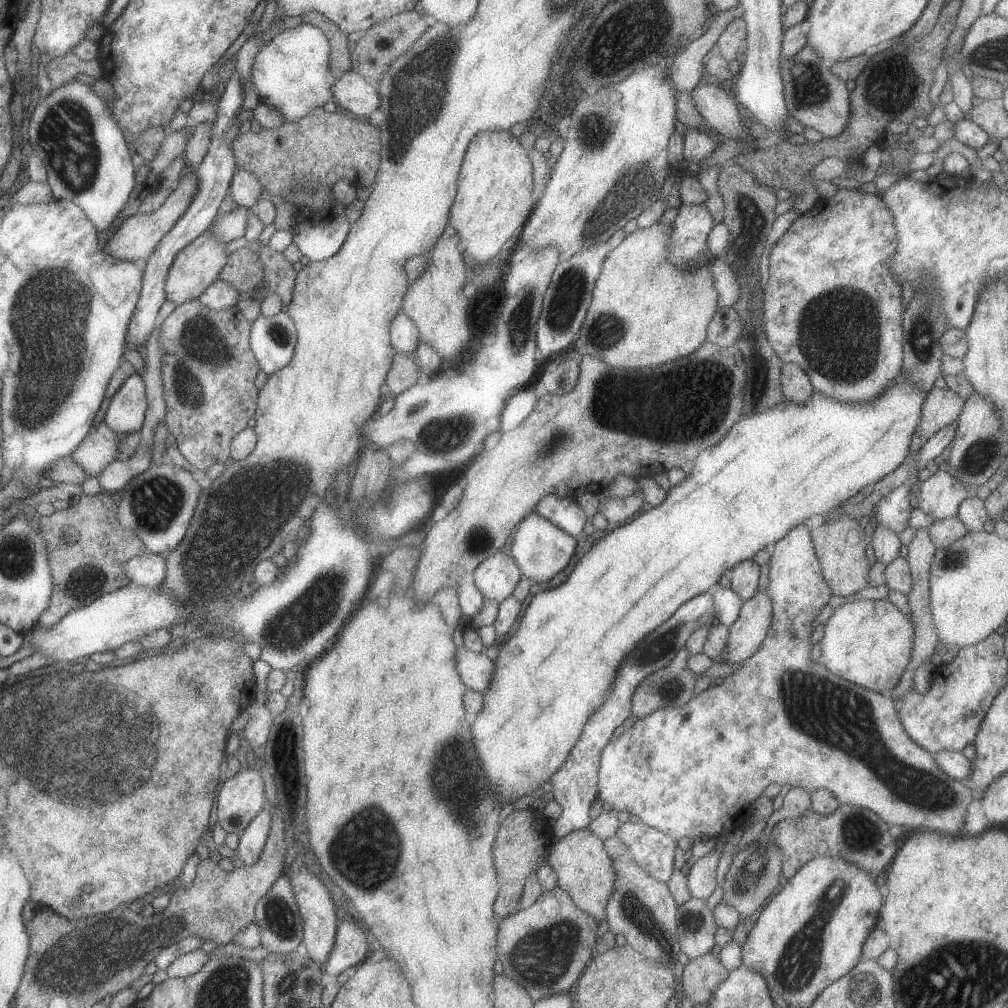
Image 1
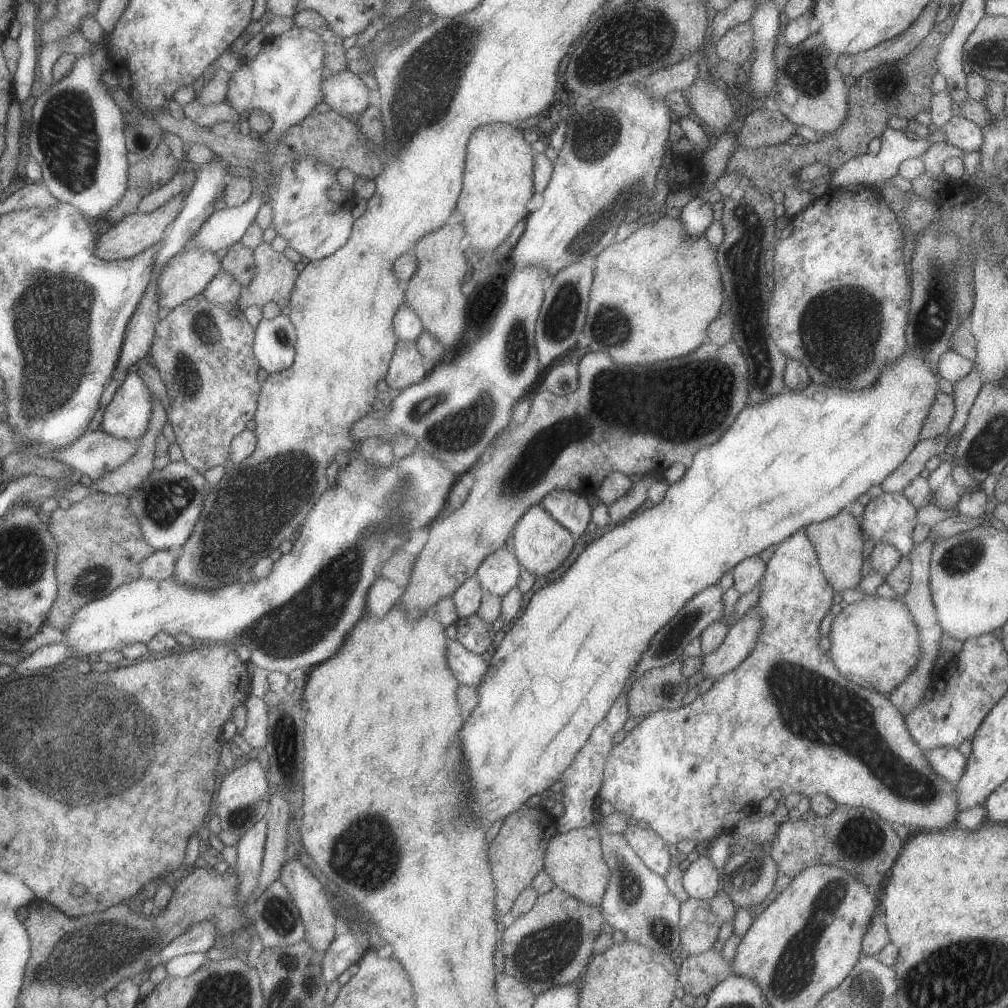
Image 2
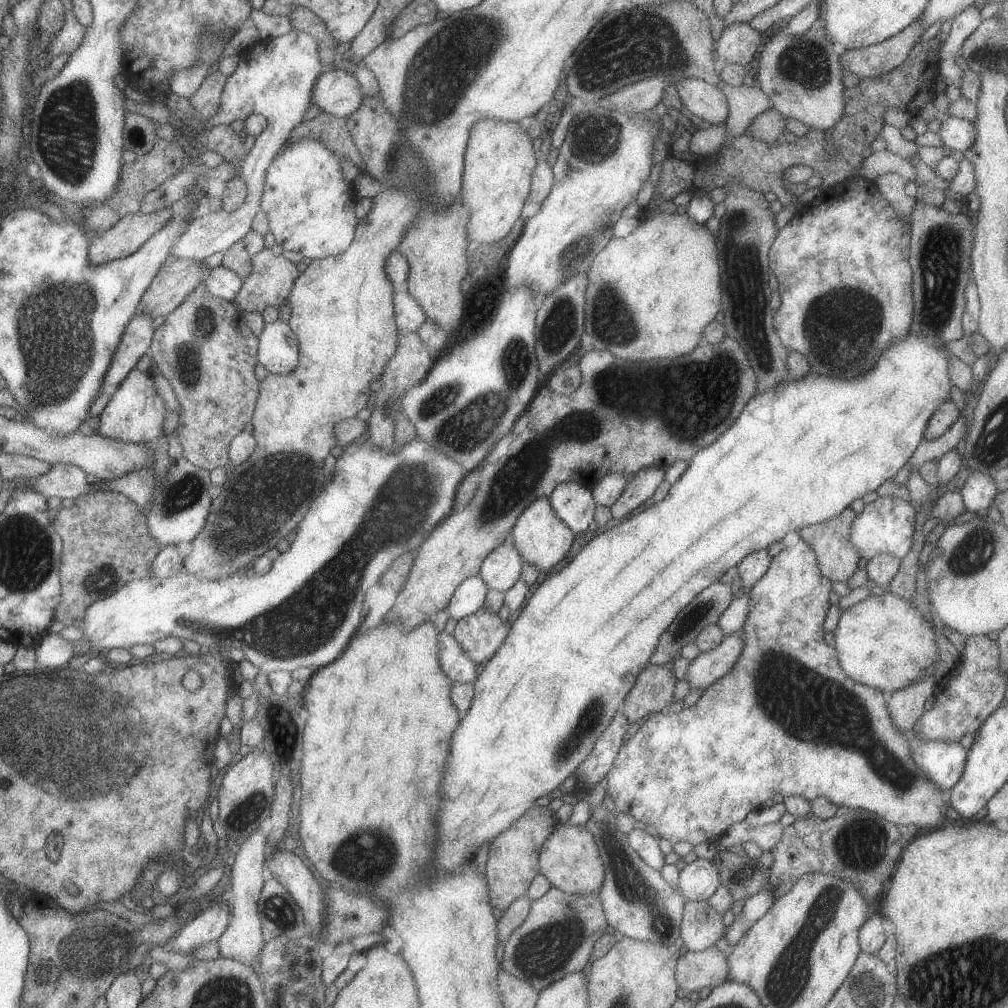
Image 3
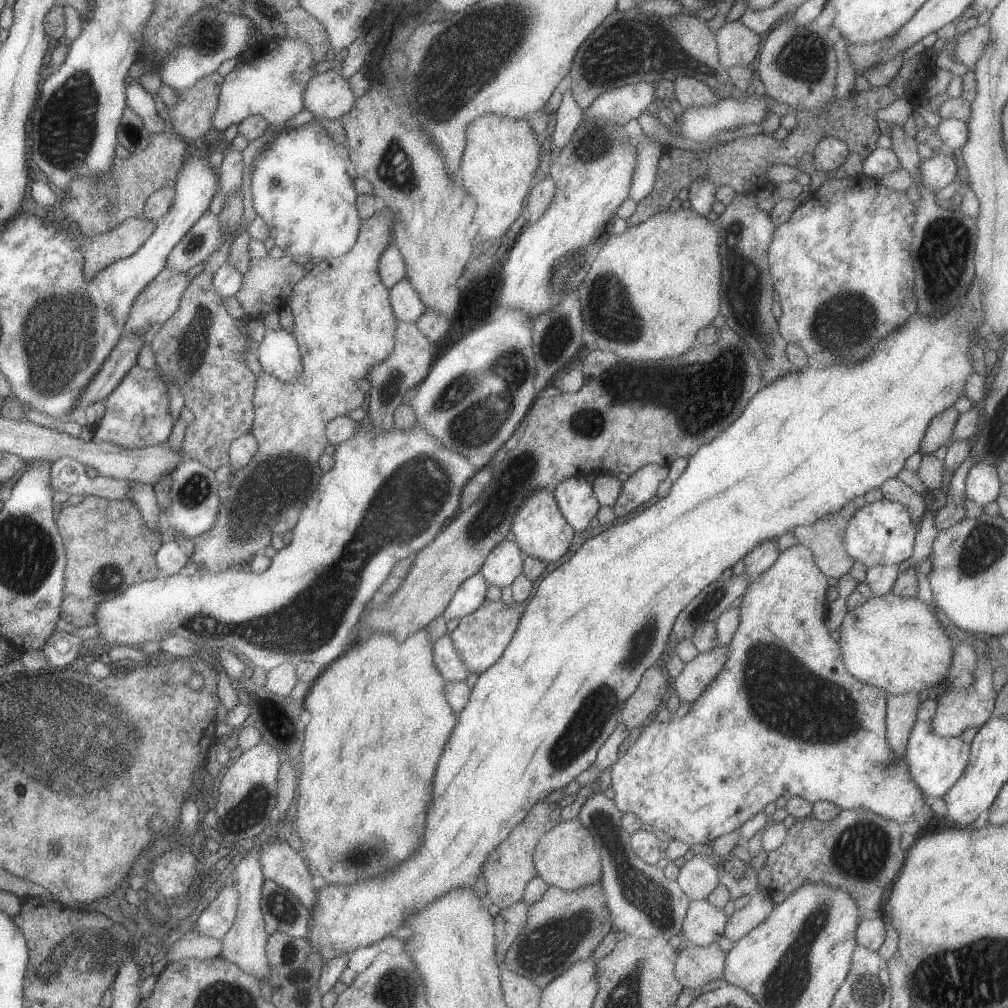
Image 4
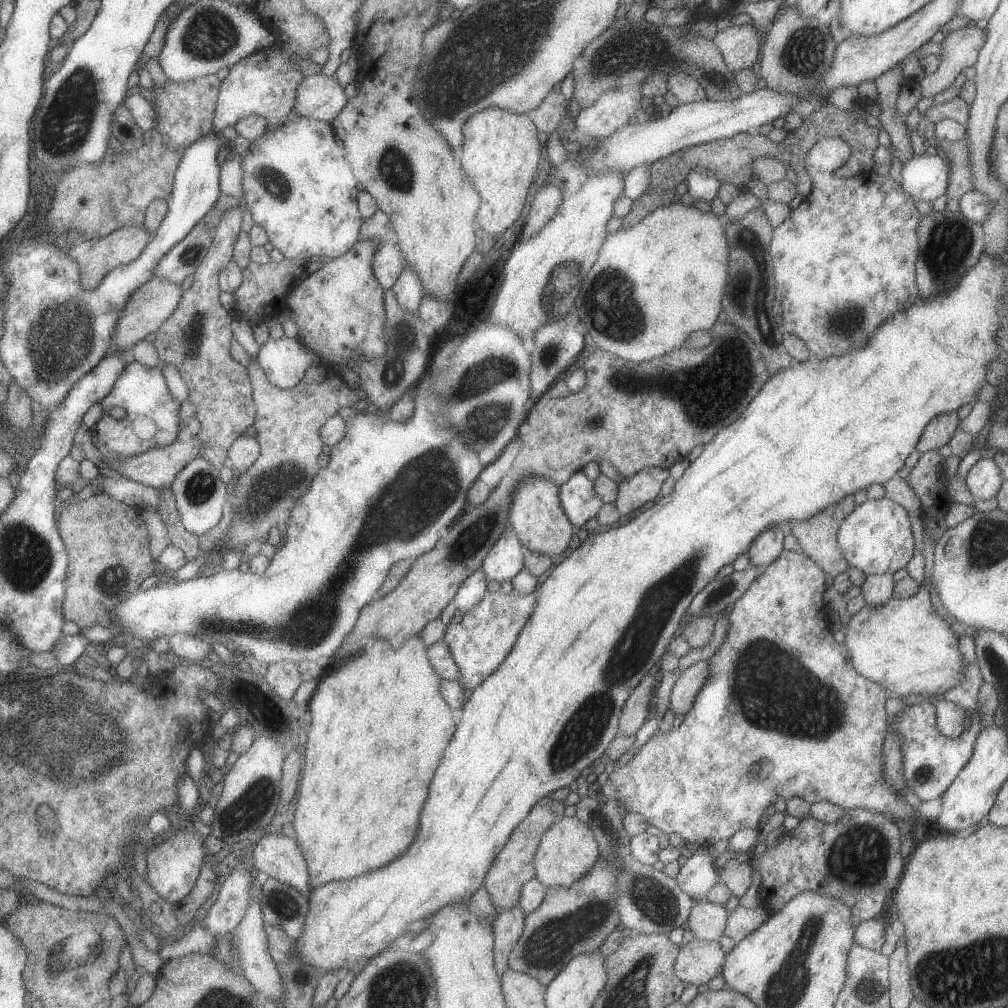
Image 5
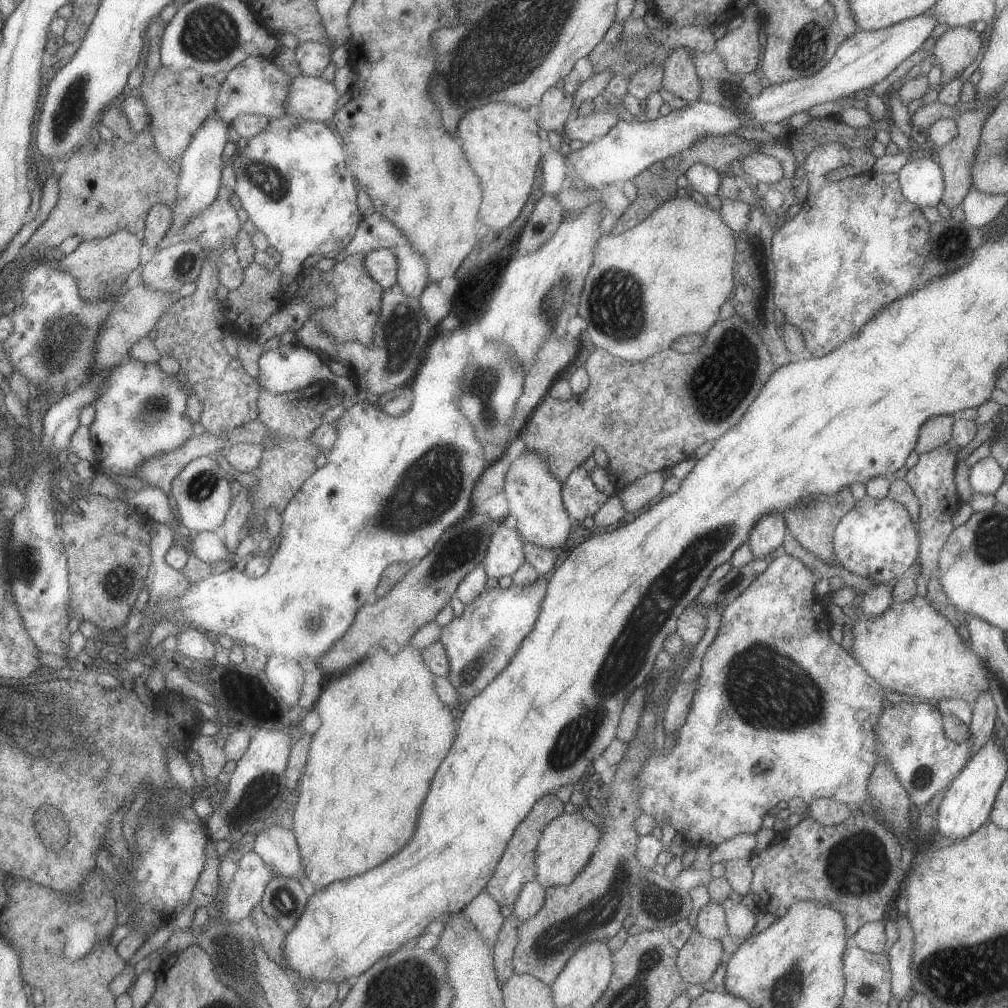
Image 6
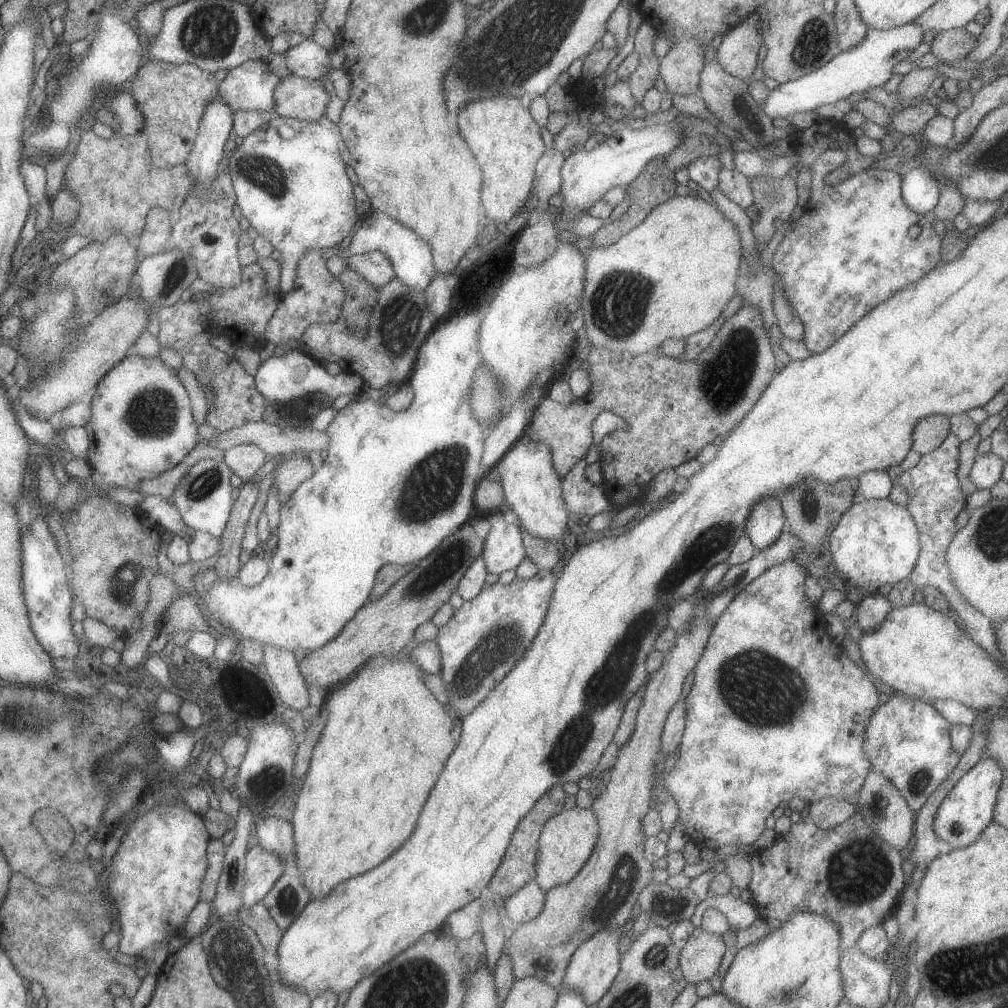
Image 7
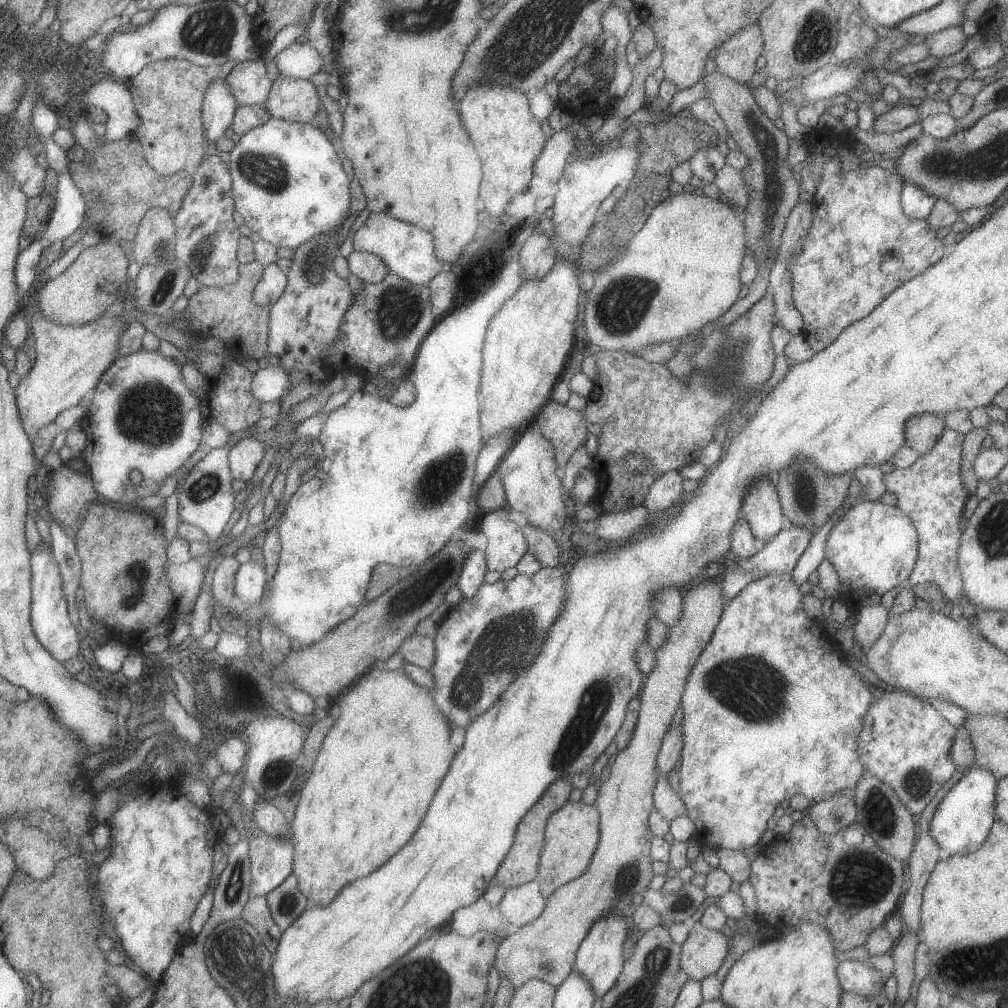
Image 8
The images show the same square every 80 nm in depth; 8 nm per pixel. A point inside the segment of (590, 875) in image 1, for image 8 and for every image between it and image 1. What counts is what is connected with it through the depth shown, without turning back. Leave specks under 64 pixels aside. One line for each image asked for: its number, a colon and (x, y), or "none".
2: (575, 861)
3: (570, 859)
4: (566, 856)
5: (568, 850)
6: (568, 843)
7: (568, 838)
8: (572, 833)

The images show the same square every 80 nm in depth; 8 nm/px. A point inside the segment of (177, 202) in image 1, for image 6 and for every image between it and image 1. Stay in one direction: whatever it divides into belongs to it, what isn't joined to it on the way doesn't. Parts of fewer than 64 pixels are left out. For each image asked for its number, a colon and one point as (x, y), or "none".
2: (138, 232)
3: (132, 231)
4: (99, 251)
5: (96, 257)
6: (101, 267)

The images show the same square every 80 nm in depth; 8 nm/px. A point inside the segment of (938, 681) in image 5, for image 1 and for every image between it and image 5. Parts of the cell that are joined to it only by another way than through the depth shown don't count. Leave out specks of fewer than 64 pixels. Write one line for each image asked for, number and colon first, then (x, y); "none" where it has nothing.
1: (870, 643)
2: (874, 642)
3: (883, 642)
4: (897, 644)

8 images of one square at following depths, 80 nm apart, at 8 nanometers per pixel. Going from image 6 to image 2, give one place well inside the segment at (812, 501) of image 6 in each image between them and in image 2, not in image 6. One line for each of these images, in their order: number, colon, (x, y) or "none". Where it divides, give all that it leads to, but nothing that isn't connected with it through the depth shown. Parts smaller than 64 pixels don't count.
2: (838, 542)
3: (831, 540)
4: (824, 538)
5: (818, 536)

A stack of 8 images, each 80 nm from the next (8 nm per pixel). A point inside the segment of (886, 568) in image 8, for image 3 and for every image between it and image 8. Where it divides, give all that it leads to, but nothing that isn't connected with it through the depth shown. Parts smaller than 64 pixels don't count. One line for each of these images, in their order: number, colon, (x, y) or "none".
3: (887, 524)
4: (881, 533)
5: (877, 538)
6: (877, 539)
7: (876, 542)

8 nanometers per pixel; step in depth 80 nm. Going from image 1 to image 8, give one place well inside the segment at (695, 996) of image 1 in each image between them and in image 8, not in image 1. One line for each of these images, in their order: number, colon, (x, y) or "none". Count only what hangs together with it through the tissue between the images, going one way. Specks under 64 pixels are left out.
2: (699, 974)
3: (695, 970)
4: (696, 966)
5: (698, 962)
6: (698, 960)
7: (700, 958)
8: (703, 952)

